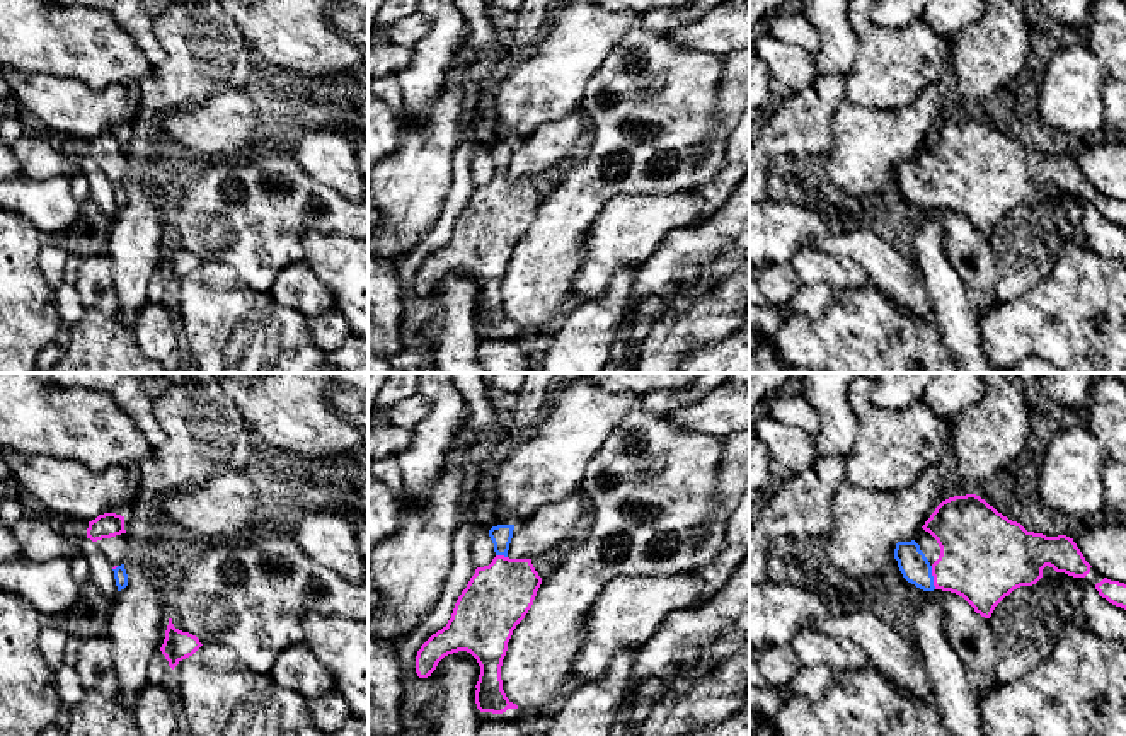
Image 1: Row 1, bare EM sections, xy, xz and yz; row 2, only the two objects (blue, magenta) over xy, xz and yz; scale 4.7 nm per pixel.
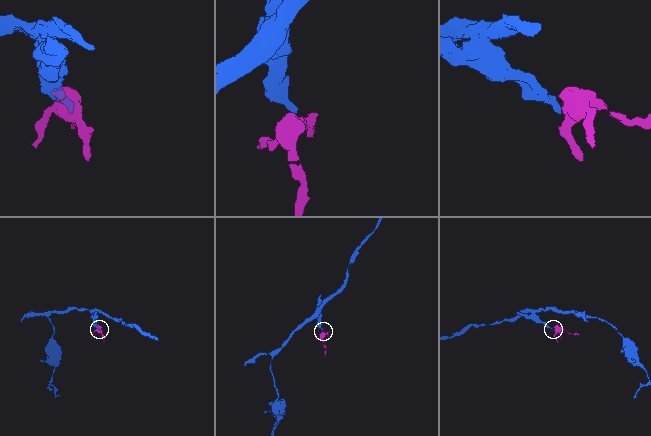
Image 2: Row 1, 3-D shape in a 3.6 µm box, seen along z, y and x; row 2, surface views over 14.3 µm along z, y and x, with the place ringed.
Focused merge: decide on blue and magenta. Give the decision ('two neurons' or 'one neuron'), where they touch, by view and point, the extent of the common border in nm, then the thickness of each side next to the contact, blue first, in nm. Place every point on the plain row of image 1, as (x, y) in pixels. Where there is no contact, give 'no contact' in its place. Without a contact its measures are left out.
one neuron; contact yz (932, 196); length 110 nm; calibres 140 and 400 nm

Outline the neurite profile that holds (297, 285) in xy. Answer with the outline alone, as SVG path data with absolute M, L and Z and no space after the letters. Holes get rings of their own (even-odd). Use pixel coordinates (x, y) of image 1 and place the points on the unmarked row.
M305 261L291 262L283 267L269 293L279 305L291 307L307 319L336 308L330 290Z

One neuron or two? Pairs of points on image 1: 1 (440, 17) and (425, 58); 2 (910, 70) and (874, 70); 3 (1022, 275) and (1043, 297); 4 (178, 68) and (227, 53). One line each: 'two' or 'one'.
1: one
2: one
3: two
4: one

